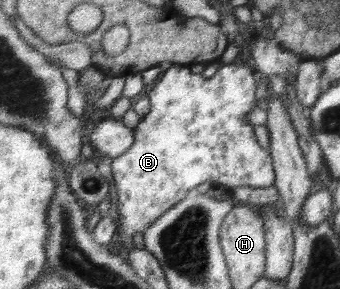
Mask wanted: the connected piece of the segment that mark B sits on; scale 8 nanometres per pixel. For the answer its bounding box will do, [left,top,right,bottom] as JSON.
[111,63,277,245]

